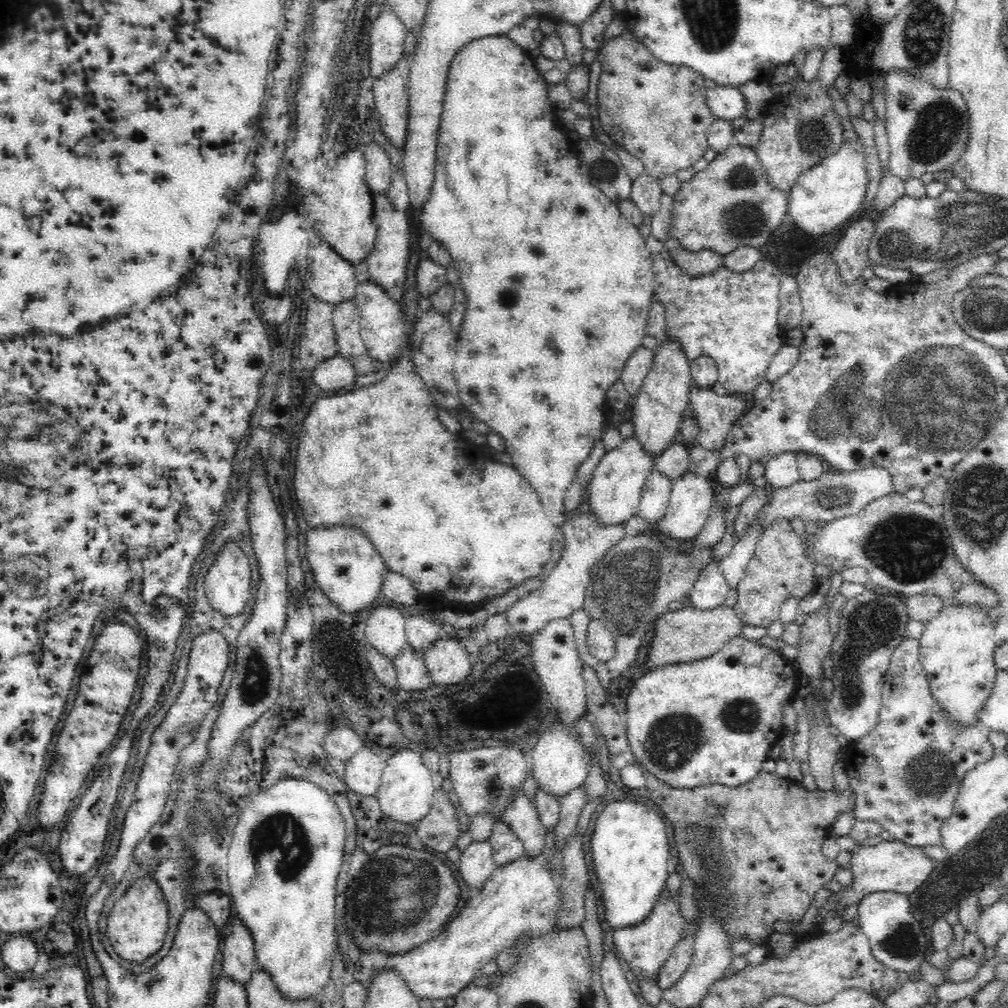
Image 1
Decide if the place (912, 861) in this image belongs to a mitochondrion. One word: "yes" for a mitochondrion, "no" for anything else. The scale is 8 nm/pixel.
no

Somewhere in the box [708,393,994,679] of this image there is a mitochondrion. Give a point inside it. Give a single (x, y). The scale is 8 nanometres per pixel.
(908, 549)

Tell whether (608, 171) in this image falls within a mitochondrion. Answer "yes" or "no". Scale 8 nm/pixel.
yes

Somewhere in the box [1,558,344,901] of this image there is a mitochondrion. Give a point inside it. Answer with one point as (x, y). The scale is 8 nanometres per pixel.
(280, 839)

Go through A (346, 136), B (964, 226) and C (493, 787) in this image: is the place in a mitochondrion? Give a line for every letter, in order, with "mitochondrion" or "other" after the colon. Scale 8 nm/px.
A: other
B: mitochondrion
C: mitochondrion

